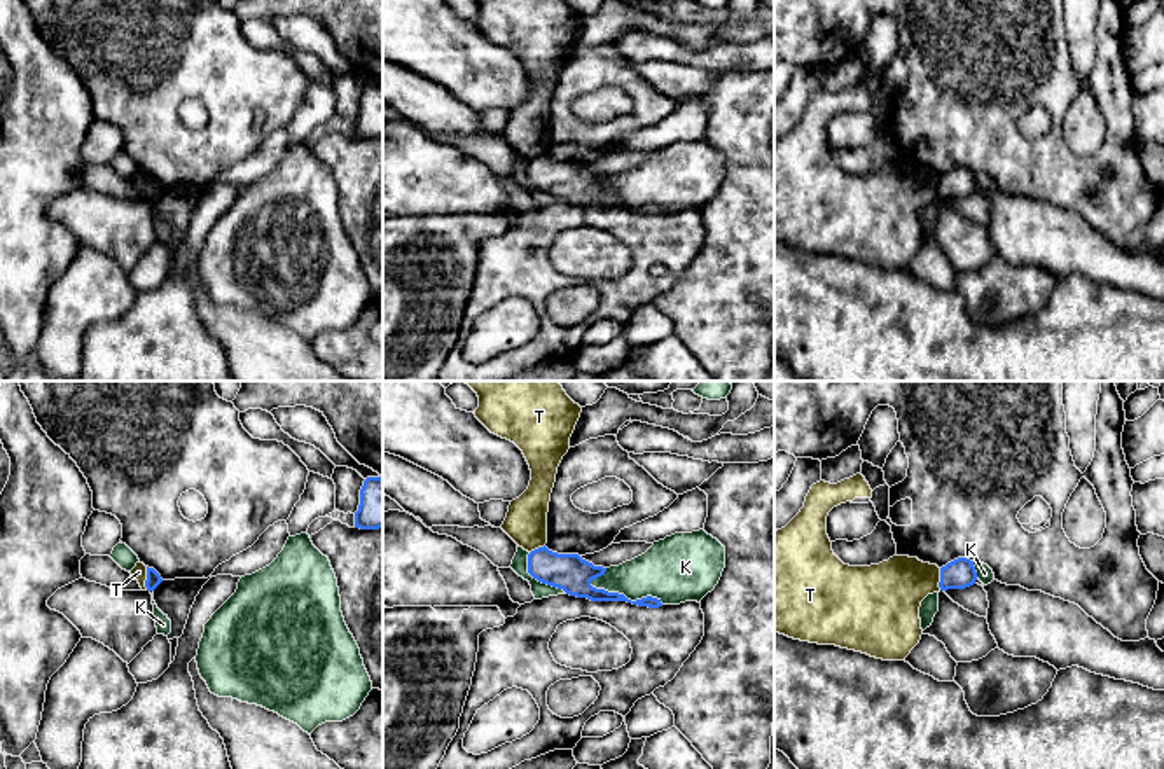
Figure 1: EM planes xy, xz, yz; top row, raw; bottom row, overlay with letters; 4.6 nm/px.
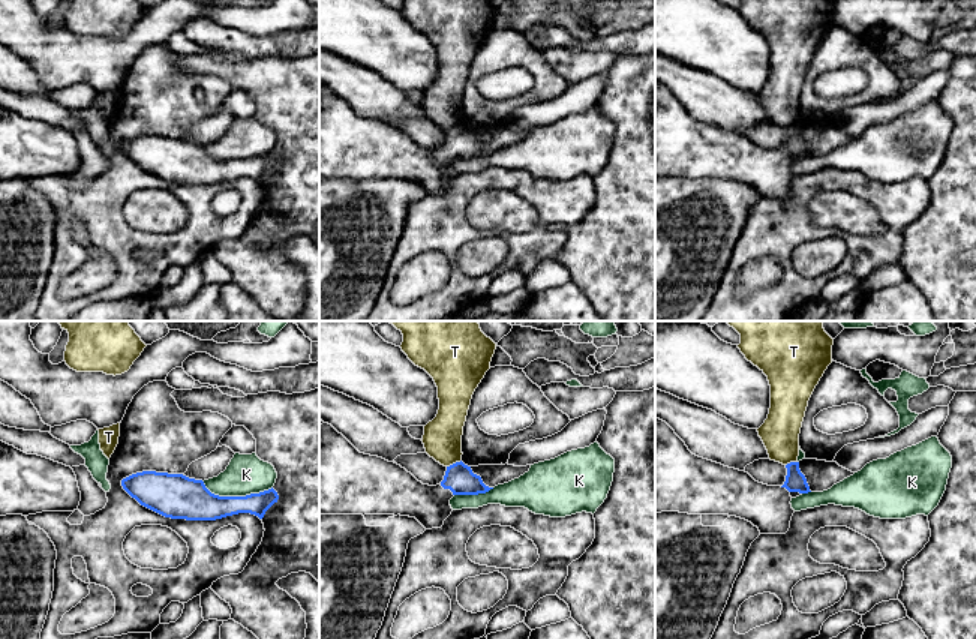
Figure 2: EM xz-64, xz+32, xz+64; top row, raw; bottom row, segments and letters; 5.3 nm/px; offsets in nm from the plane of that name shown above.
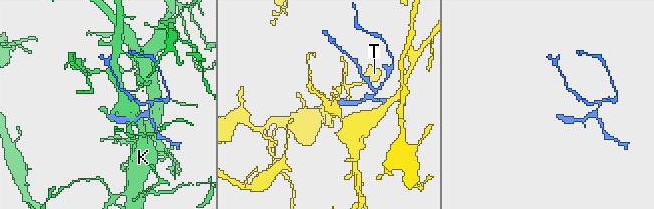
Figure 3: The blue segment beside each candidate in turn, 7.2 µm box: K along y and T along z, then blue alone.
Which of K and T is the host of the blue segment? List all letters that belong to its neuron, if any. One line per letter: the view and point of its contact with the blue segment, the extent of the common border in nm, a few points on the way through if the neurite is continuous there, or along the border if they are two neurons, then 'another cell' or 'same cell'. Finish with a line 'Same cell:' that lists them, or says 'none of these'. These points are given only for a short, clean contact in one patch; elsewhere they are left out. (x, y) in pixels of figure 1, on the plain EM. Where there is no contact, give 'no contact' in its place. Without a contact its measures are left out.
K: meets blue in xz at (624, 205); contact 360 nm long; another cell
T: meets blue in xy at (147, 187); contact 110 nm long; border along xy (147, 175), (145, 198); another cell
Same cell: none of these

